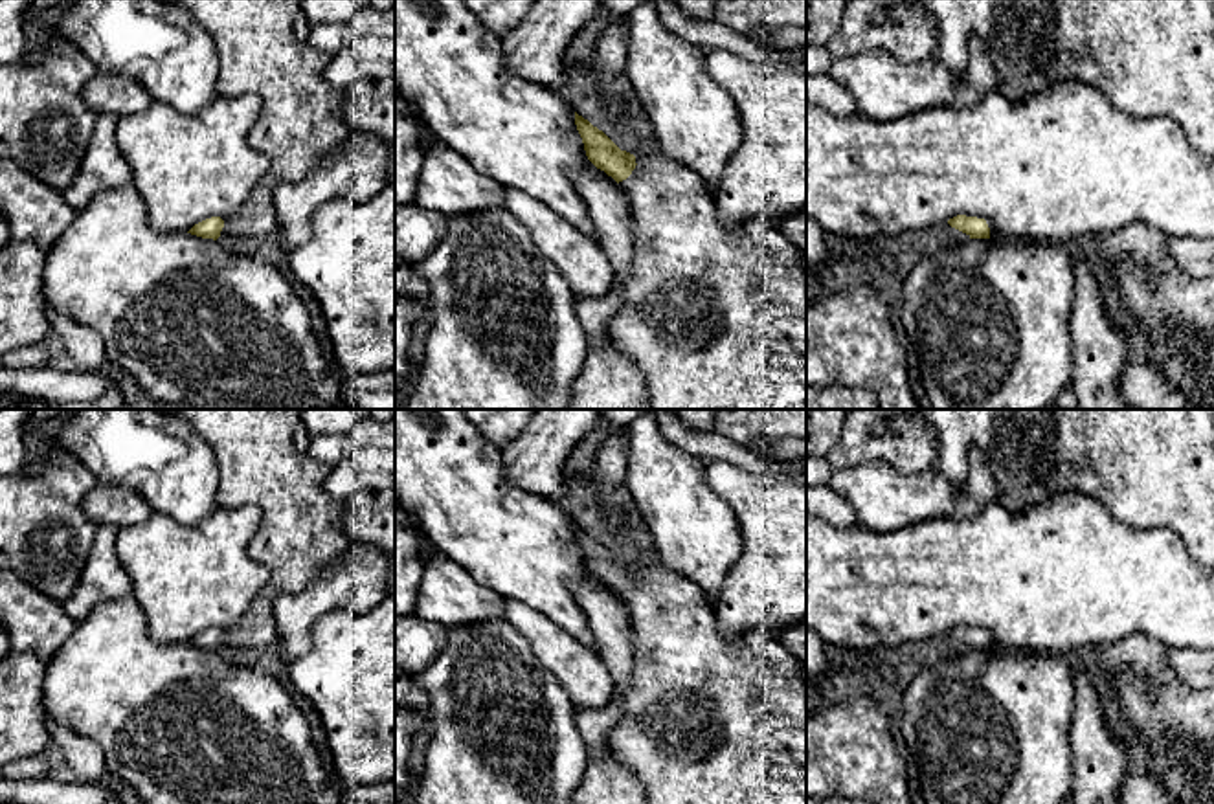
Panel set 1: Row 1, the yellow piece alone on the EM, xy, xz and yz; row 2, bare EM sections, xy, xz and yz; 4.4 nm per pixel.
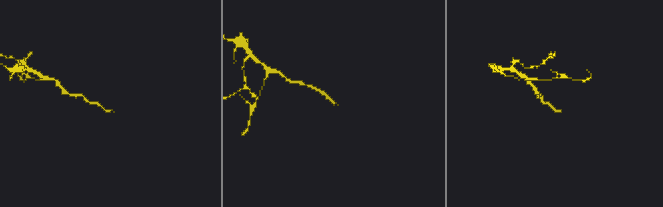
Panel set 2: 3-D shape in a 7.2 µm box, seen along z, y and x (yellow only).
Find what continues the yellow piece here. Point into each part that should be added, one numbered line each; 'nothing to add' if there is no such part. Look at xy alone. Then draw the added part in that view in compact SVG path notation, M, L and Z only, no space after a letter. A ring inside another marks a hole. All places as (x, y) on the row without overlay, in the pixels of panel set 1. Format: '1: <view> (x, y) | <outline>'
1: xy (263, 459) | M156 409L162 415L184 419L209 446L219 470L217 505L235 508L255 505L261 523L248 543L248 554L268 571L268 582L235 626L220 628L220 646L274 650L277 646L277 624L272 604L279 595L298 593L307 587L327 565L338 562L351 547L351 538L342 521L342 505L331 497L323 483L331 468L309 453L310 433L299 409Z

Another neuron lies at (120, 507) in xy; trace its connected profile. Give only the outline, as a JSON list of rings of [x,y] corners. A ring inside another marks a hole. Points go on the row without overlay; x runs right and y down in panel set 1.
[[[101,483],[84,496],[83,510],[96,527],[112,525],[116,529],[141,525],[154,514],[134,490]]]

